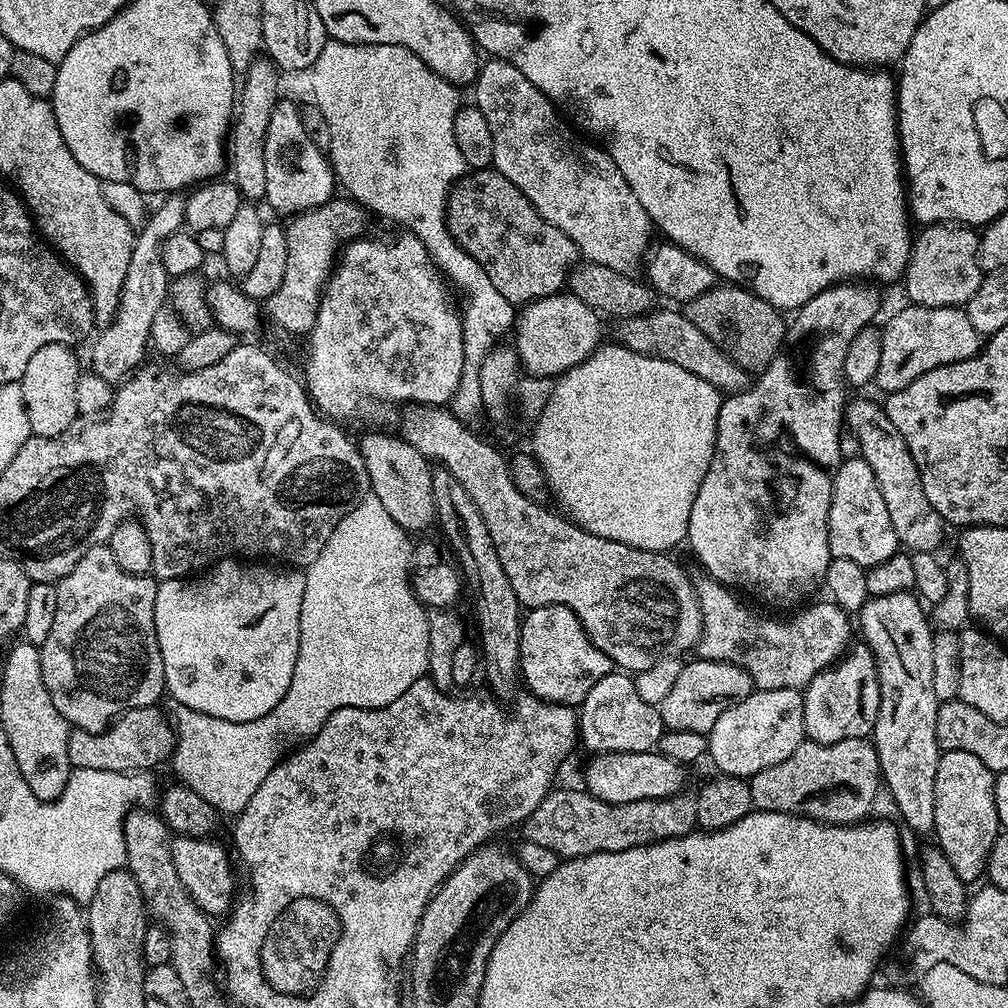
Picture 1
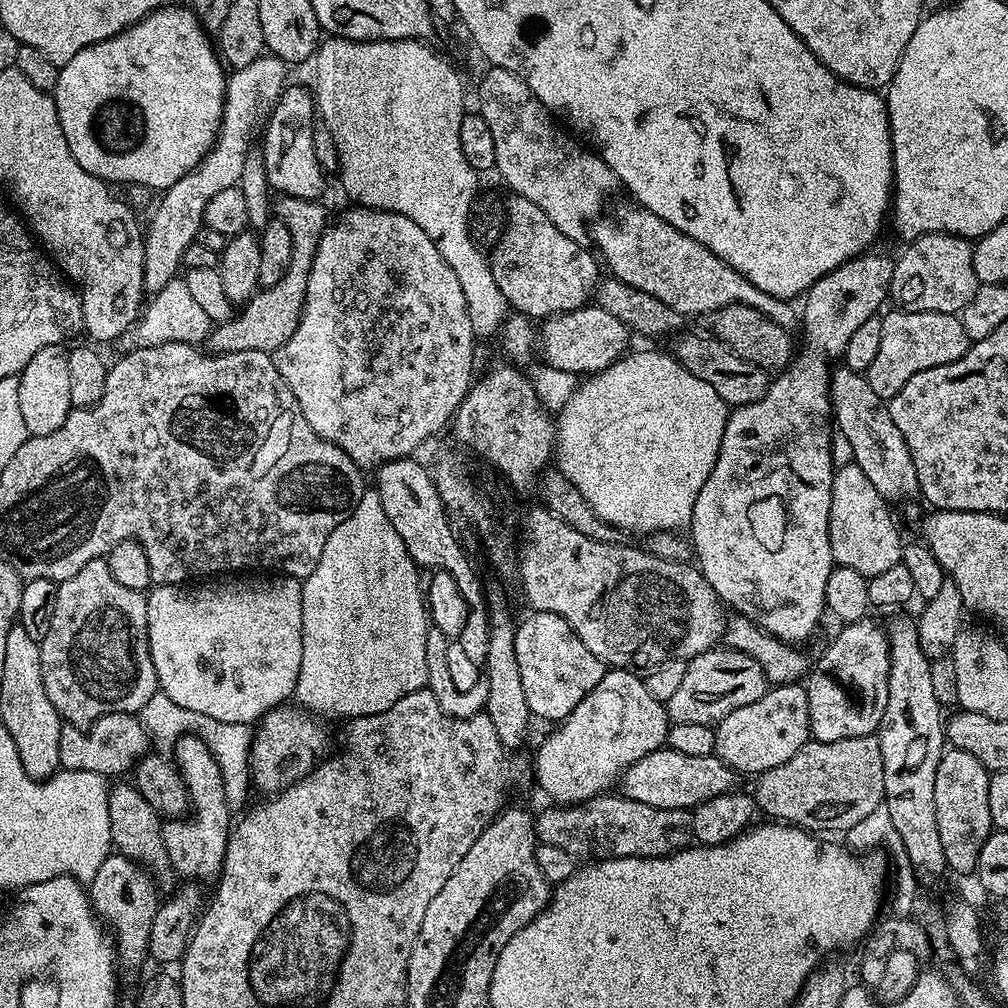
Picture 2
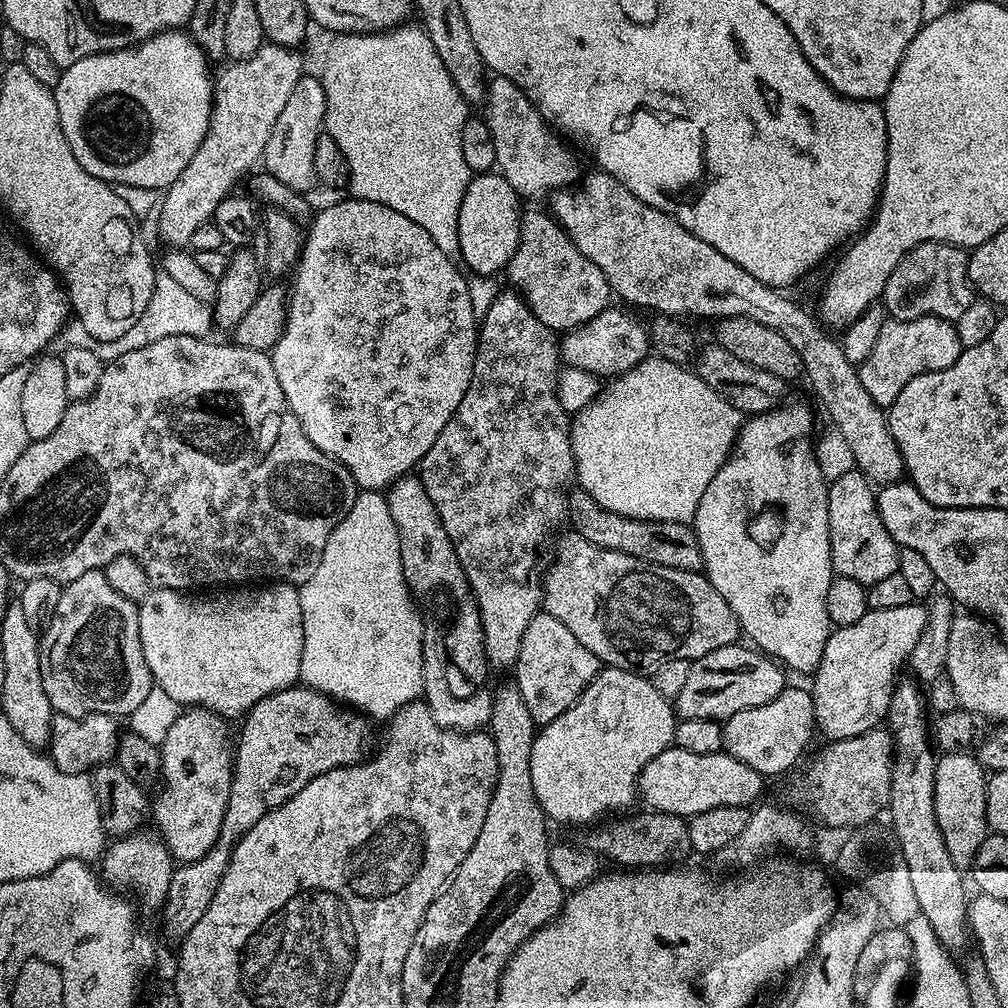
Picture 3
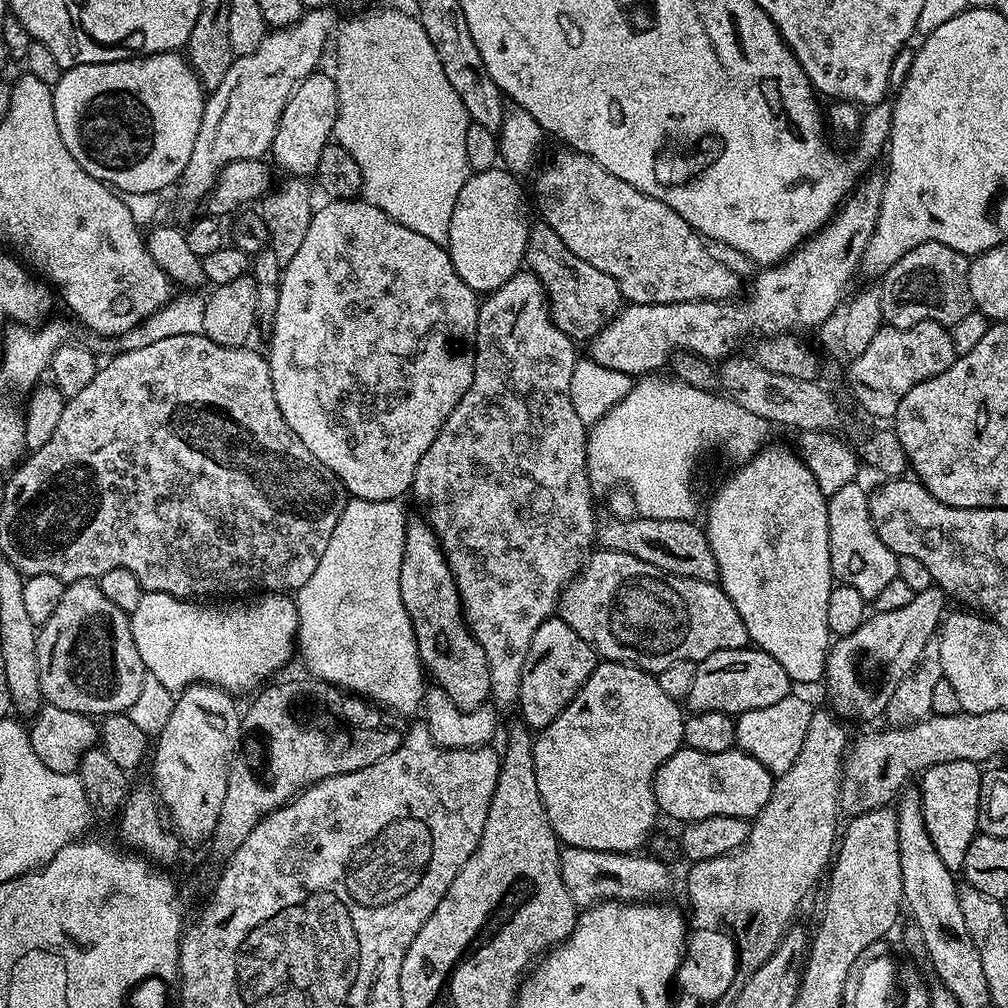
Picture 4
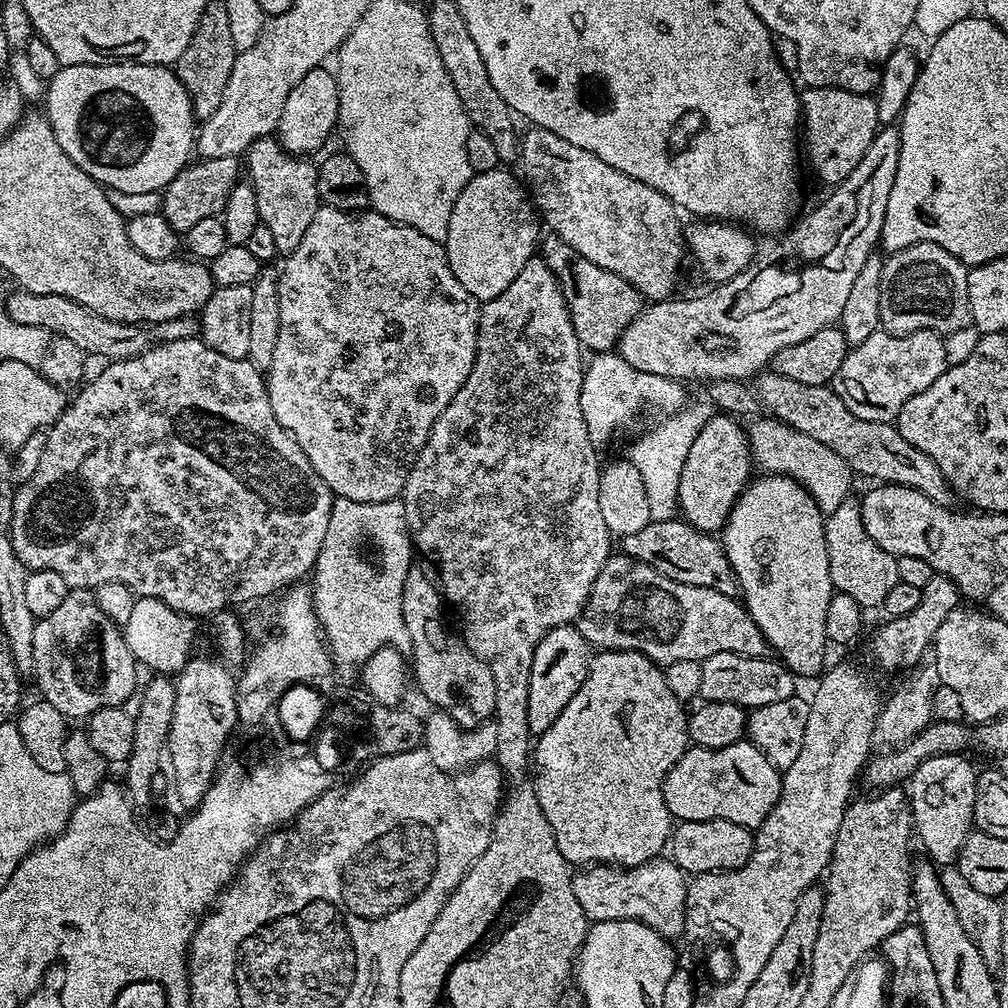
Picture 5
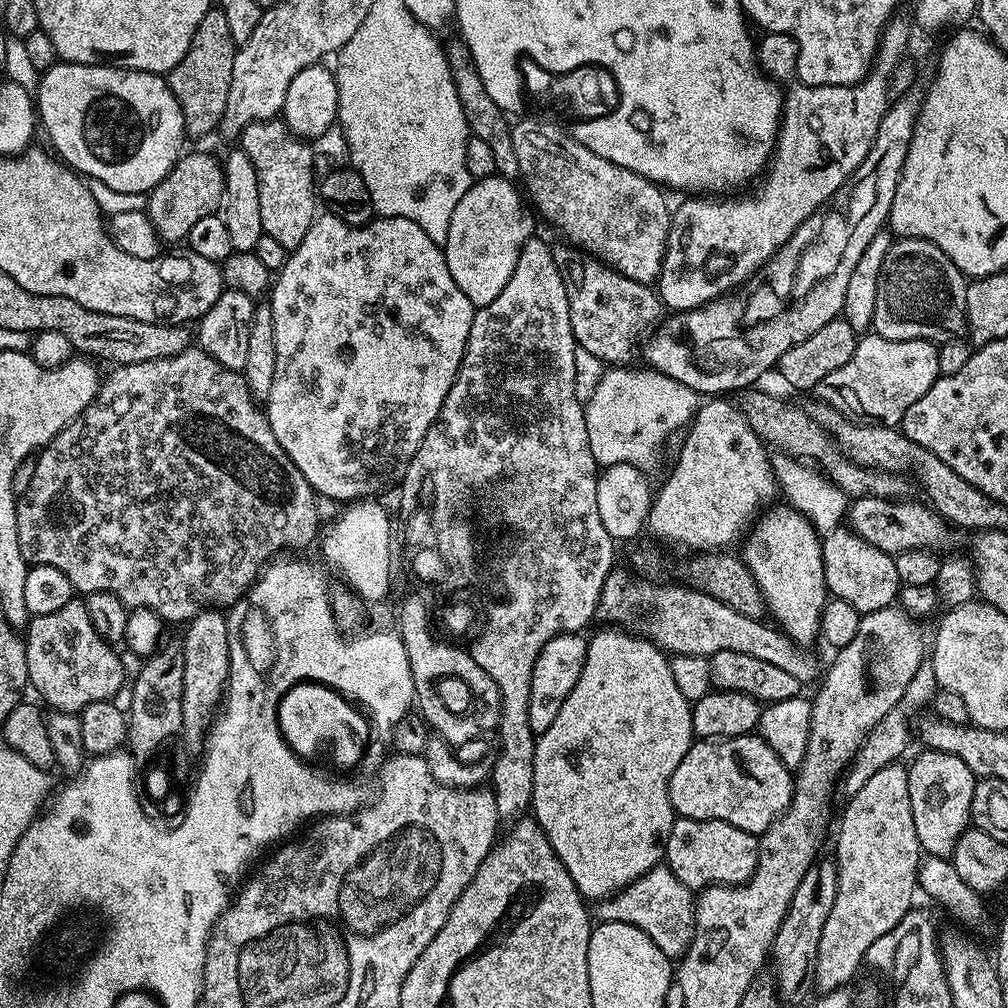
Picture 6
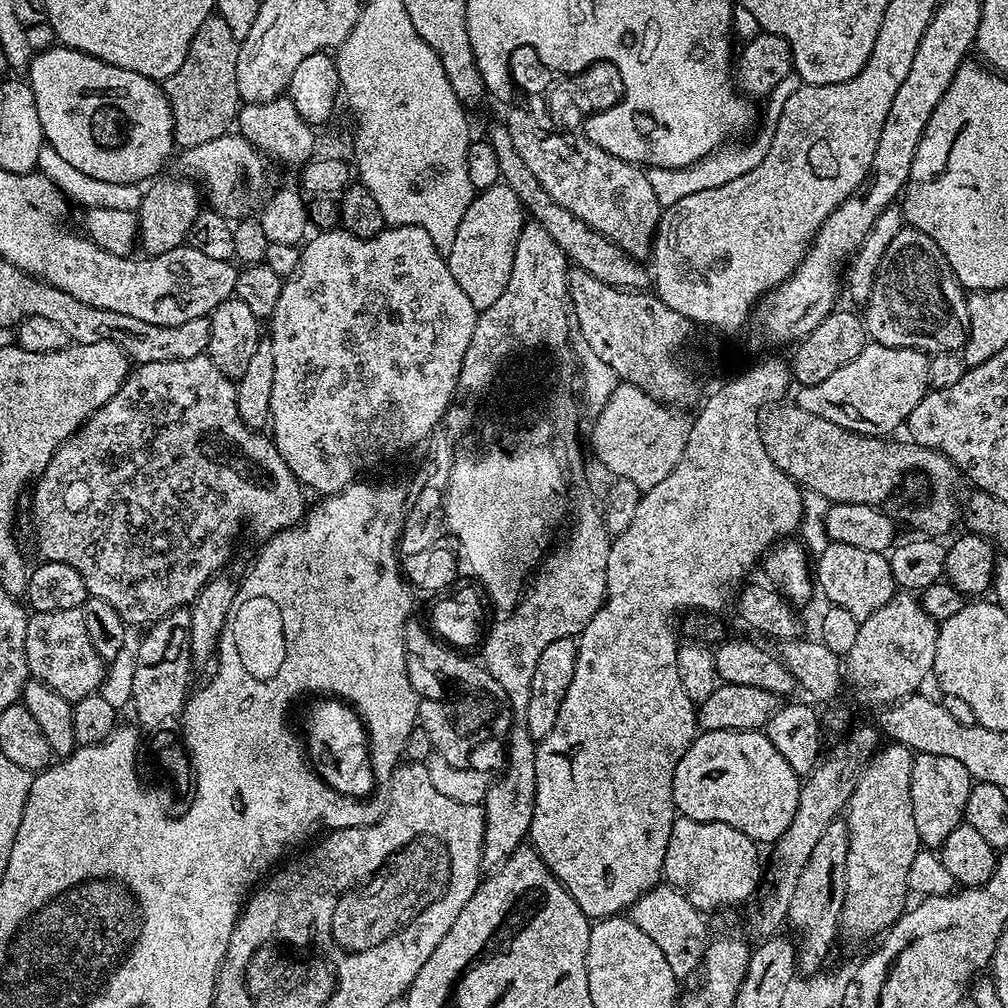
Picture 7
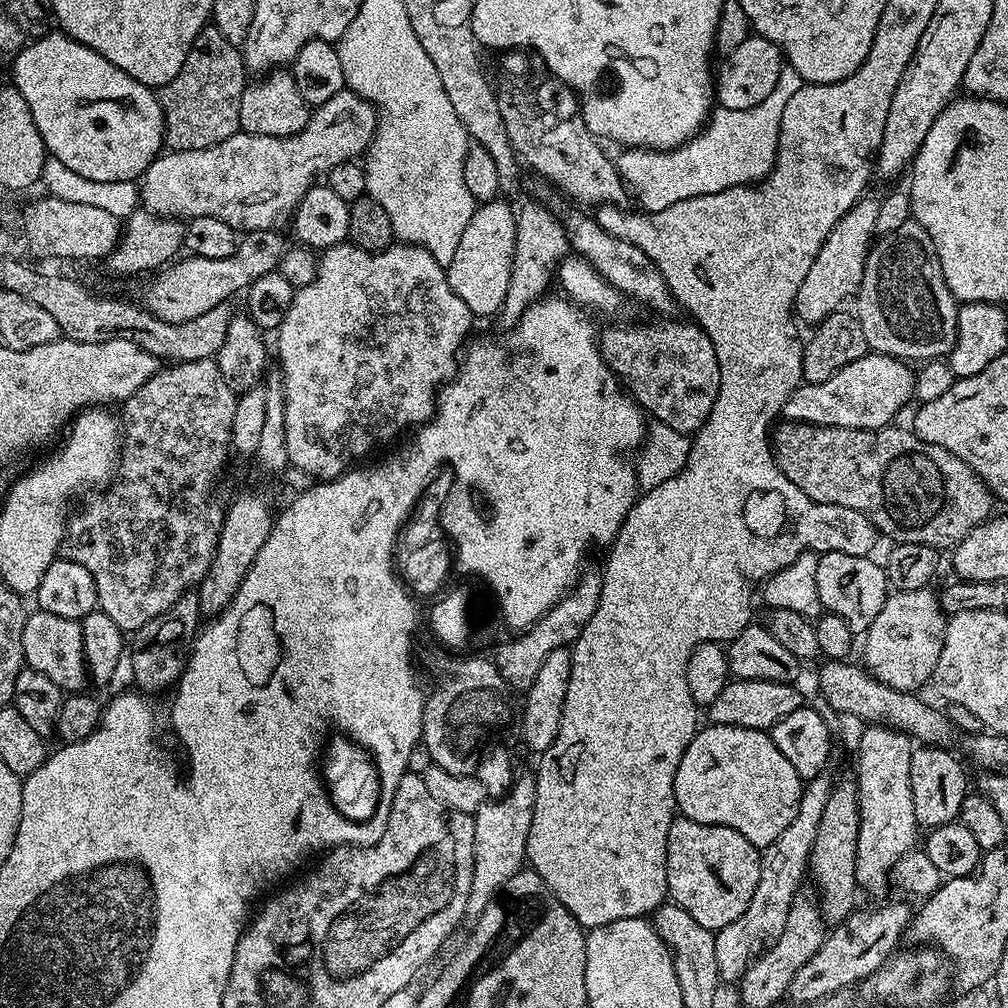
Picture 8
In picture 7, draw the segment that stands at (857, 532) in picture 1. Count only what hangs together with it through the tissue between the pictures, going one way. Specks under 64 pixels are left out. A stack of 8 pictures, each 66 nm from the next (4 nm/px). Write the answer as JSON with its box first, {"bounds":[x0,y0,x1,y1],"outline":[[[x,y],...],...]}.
{"bounds":[814,542,898,621],"outline":[[[829,542],[826,550],[814,560],[814,580],[824,591],[829,605],[841,608],[854,614],[858,621],[870,618],[874,610],[882,610],[886,602],[895,596],[898,589],[890,574],[888,557],[885,553],[874,550],[858,550],[858,546],[846,546]]]}

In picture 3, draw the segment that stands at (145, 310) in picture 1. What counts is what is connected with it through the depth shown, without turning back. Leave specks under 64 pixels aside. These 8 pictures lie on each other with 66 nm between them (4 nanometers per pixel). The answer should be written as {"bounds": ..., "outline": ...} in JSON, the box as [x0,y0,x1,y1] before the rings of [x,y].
{"bounds":[159,42,305,248],"outline":[[[266,42],[249,60],[229,63],[229,68],[215,77],[212,117],[206,138],[202,138],[202,146],[198,146],[194,158],[190,158],[186,170],[178,174],[159,201],[160,236],[168,246],[184,248],[190,245],[190,237],[198,226],[215,217],[218,202],[225,200],[235,189],[232,187],[236,182],[243,181],[261,163],[266,142],[270,142],[270,130],[274,130],[274,122],[278,122],[278,114],[282,114],[290,98],[290,90],[294,90],[294,85],[305,75],[300,54]]]}

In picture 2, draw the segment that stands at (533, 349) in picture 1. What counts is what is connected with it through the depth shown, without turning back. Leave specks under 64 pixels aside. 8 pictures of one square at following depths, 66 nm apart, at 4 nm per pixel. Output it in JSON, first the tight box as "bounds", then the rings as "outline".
{"bounds":[538,306,630,374],"outline":[[[585,306],[543,321],[538,328],[538,349],[544,355],[543,363],[549,368],[591,374],[606,370],[629,351],[628,336],[630,330],[618,322],[614,314],[598,306]]]}

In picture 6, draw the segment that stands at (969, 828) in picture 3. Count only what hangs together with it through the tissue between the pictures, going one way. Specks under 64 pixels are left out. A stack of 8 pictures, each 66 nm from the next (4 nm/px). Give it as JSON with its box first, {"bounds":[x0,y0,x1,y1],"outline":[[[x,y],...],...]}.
{"bounds":[907,751,977,857],"outline":[[[921,751],[921,756],[916,756],[912,764],[907,765],[908,781],[910,782],[910,810],[914,810],[914,831],[918,834],[921,853],[929,856],[951,857],[958,838],[969,828],[972,823],[970,802],[974,802],[974,786],[977,776],[972,773],[970,766],[962,762],[962,758],[954,758],[954,754]]]}

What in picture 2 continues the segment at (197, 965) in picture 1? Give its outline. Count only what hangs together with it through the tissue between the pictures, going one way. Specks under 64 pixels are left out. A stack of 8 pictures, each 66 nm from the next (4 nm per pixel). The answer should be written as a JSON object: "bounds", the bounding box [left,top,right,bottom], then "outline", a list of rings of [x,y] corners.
{"bounds":[108,782,174,886],"outline":[[[116,782],[108,789],[108,813],[110,814],[110,834],[115,851],[122,856],[129,856],[135,864],[141,865],[152,873],[157,885],[164,886],[171,880],[174,880],[172,863],[168,857],[166,850],[166,842],[162,842],[162,830],[164,824],[162,817],[154,810],[154,806],[150,806],[150,802],[146,802],[146,798],[142,798],[142,794],[136,789],[135,783],[120,784],[124,782]]]}

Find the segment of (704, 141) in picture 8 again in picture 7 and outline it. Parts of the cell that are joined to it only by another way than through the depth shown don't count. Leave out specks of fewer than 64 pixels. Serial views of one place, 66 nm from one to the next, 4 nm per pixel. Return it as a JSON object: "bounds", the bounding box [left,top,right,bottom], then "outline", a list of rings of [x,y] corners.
{"bounds":[647,74,801,206],"outline":[[[795,74],[784,78],[772,90],[771,95],[767,97],[768,109],[764,112],[764,124],[766,128],[762,129],[753,140],[748,140],[745,144],[736,144],[740,142],[728,142],[723,146],[710,153],[709,156],[703,156],[698,162],[694,162],[685,168],[653,168],[647,169],[650,178],[650,186],[654,186],[654,198],[662,206],[667,206],[678,202],[678,198],[686,198],[686,194],[694,194],[698,190],[710,190],[714,186],[722,186],[726,182],[734,182],[734,178],[742,178],[742,174],[746,174],[746,170],[754,170],[754,166],[758,166],[758,162],[762,162],[762,158],[766,158],[766,150],[770,150],[770,142],[772,141],[772,129],[776,127],[778,118],[782,114],[782,106],[786,102],[786,98],[790,98],[790,94],[794,90],[798,90],[801,86],[801,79]]]}

